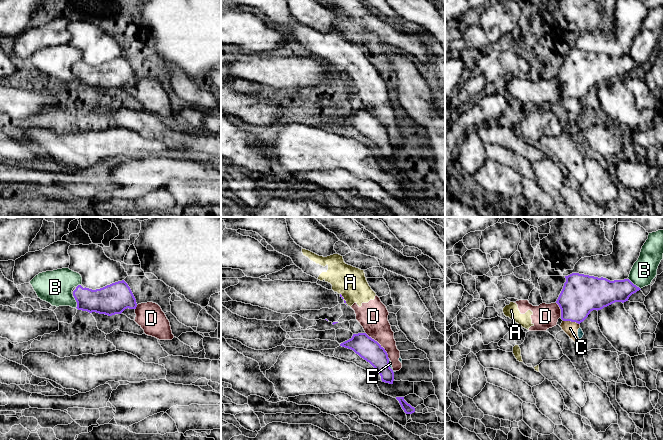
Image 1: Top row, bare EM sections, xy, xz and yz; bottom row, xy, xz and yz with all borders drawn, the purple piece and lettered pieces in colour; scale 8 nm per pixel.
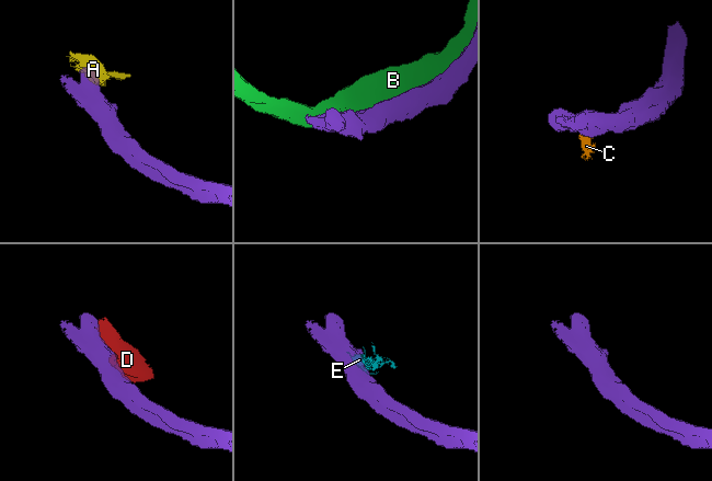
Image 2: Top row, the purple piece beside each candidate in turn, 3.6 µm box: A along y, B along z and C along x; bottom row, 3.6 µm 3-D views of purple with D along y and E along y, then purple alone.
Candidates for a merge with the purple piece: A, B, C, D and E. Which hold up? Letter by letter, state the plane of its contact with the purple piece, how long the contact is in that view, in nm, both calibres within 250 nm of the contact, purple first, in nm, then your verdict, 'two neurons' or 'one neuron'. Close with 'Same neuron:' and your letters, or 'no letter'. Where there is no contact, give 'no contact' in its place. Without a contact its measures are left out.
A: xz | 110 nm | 20/240 nm | two neurons
B: yz | 140 nm | 220/200 nm | two neurons
C: yz | 140 nm | 320/110 nm | two neurons
D: xz | 300 nm | 180/240 nm | two neurons
E: xz | 120 nm | 180/20 nm | two neurons
Same neuron: no letter

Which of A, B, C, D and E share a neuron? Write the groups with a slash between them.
A C D E / B

